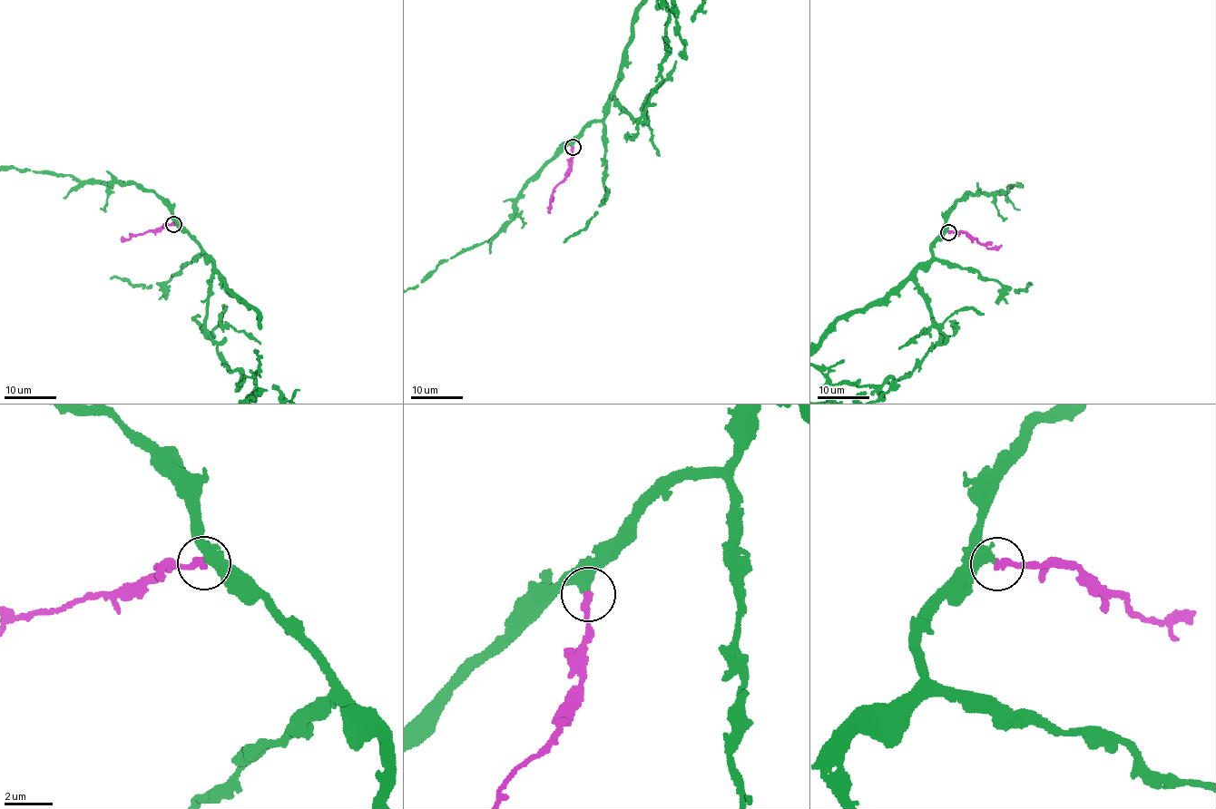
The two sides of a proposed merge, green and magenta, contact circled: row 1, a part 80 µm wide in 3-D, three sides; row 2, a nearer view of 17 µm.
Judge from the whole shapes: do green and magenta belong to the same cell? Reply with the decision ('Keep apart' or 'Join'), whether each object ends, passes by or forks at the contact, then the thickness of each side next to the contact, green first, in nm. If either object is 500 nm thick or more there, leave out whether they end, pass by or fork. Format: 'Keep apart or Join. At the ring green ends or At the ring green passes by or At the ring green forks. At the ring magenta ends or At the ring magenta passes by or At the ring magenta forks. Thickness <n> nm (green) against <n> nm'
Join. At the ring green ends. At the ring magenta ends. Thickness 440 nm (green) against 280 nm

